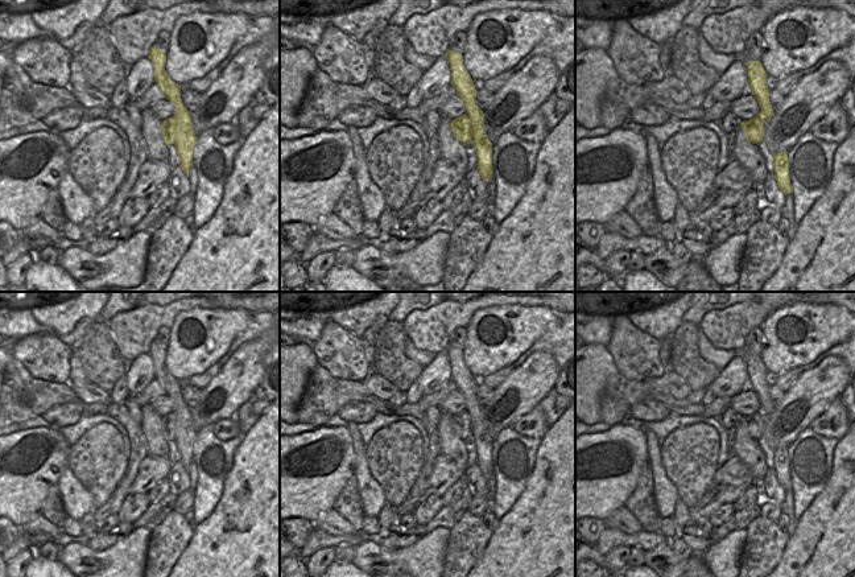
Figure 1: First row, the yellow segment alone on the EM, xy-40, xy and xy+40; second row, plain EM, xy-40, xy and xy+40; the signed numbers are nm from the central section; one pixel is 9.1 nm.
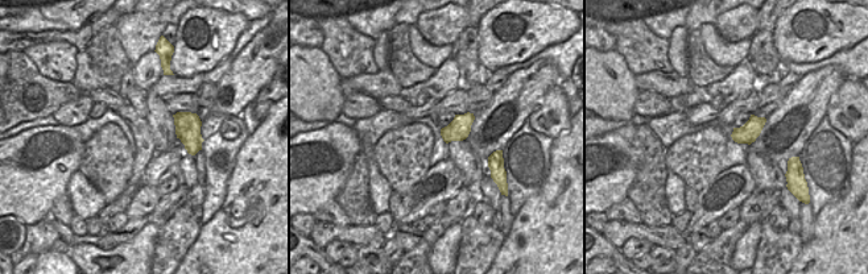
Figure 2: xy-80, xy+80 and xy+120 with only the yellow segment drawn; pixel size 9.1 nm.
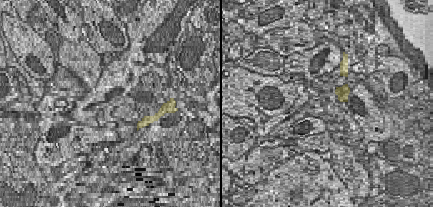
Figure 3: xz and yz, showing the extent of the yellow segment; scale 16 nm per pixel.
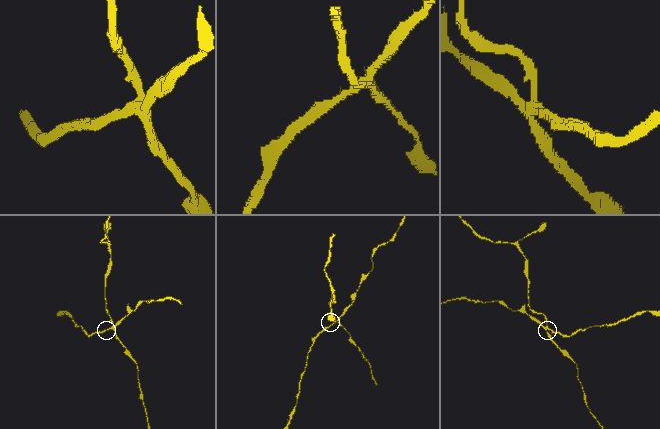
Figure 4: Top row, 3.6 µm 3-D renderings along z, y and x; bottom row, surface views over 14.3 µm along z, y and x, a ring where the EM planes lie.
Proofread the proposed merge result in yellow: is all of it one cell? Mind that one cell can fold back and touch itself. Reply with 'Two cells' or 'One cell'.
Two cells

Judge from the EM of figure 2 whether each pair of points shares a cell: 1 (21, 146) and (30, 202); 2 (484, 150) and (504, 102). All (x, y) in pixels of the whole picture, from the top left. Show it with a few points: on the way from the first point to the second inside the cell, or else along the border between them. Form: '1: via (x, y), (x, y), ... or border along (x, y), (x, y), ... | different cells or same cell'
1: via (20, 160), (17, 173), (27, 189) | same cell
2: via (482, 137), (483, 124), (491, 112) | same cell

